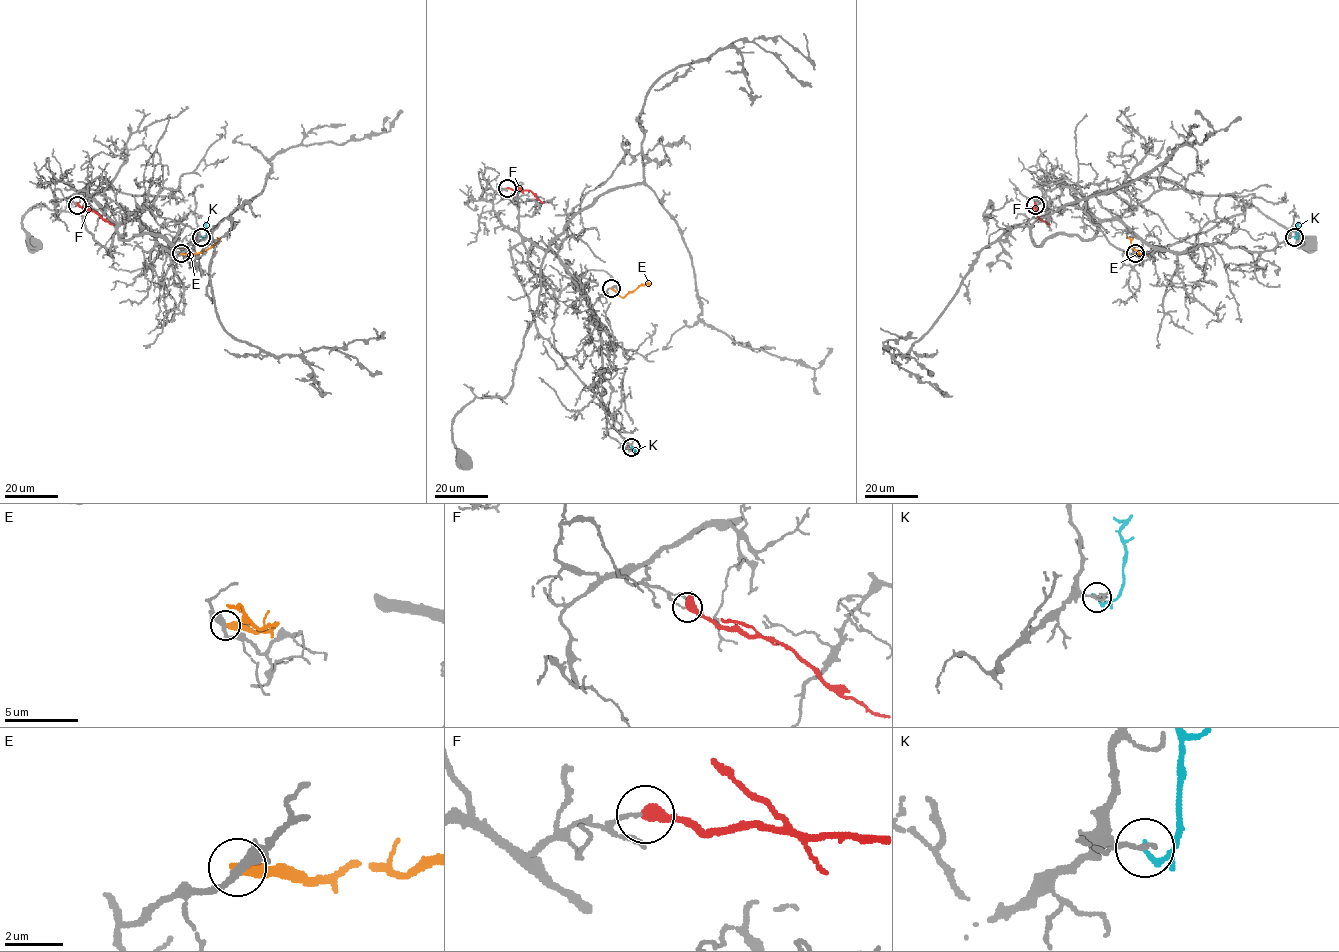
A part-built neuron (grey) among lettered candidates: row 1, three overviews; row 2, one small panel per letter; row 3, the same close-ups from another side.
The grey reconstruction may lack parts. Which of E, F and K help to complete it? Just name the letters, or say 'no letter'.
no letter

